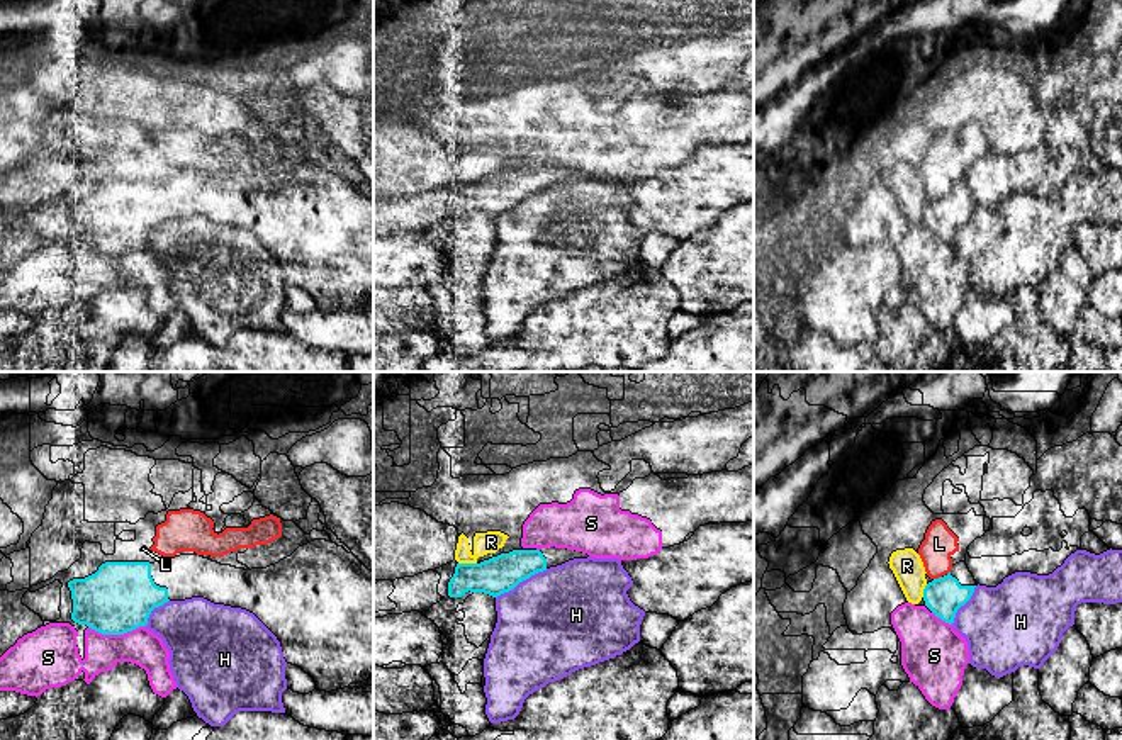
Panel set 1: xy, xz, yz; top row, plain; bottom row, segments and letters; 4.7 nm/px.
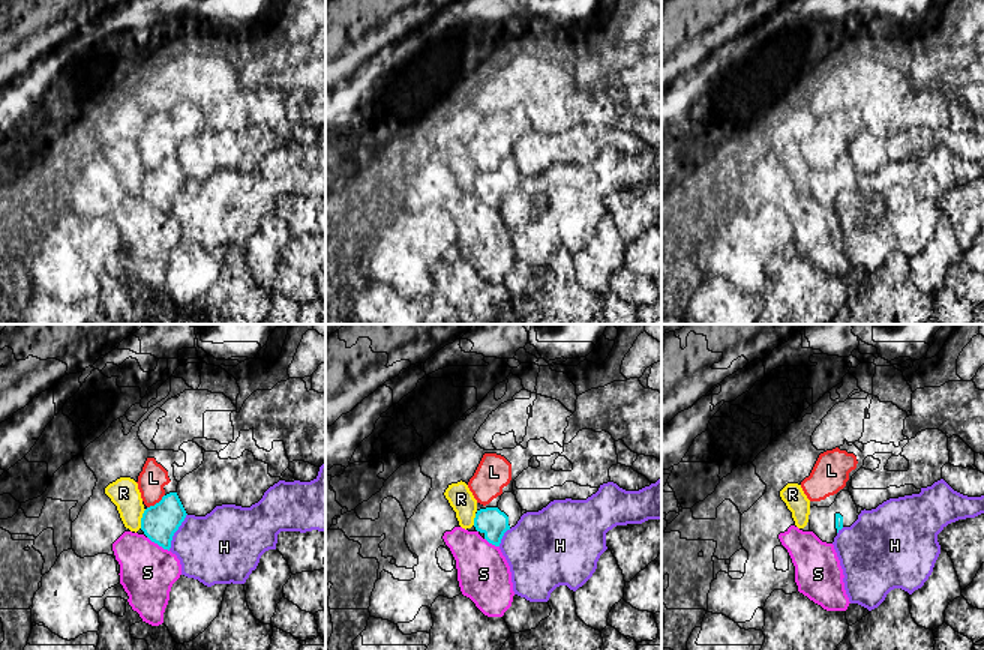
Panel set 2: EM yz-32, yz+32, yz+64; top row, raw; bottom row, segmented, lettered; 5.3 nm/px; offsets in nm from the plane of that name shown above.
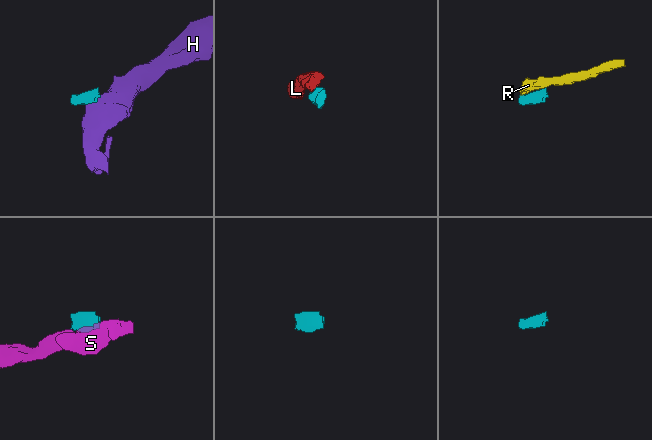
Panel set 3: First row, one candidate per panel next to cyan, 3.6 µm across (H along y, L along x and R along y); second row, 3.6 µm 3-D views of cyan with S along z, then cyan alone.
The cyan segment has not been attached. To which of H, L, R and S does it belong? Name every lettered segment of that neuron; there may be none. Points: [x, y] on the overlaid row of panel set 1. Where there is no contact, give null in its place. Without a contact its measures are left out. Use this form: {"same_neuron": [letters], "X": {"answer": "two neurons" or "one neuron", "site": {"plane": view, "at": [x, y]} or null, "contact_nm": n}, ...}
{"same_neuron": [], "H": {"answer": "two neurons", "site": {"plane": "xz", "at": [521, 581]}, "contact_nm": 280}, "L": {"answer": "two neurons", "site": {"plane": "yz", "at": [939, 577]}, "contact_nm": 40}, "R": {"answer": "two neurons", "site": {"plane": "xz", "at": [467, 564]}, "contact_nm": 90}, "S": {"answer": "two neurons", "site": {"plane": "xy", "at": [116, 633]}, "contact_nm": 260}}

